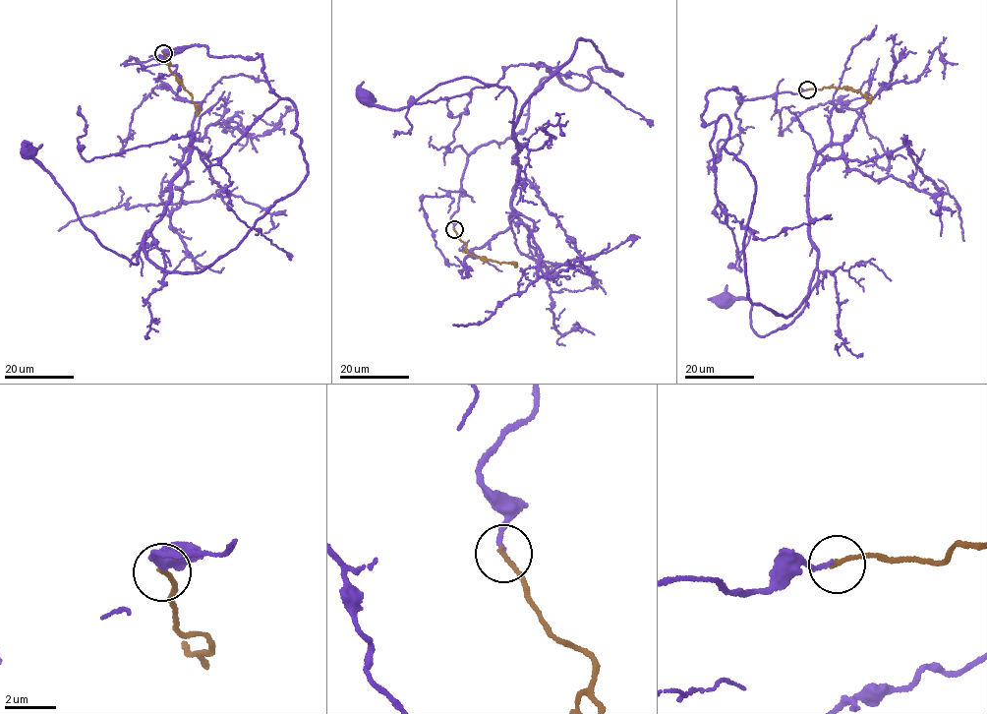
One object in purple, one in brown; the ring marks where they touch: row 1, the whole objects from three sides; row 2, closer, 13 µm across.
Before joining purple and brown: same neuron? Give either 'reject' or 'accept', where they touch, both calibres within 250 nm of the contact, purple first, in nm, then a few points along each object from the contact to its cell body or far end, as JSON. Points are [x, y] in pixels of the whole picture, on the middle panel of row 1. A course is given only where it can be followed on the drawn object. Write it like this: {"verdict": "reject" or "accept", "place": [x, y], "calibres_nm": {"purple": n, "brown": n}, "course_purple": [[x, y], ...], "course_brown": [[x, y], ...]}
{"verdict": "accept", "place": [454, 229], "calibres_nm": {"purple": 180, "brown": 170}, "course_purple": [[454, 229], [541, 80], [623, 75], [578, 40], [513, 127], [472, 79], [366, 97]], "course_brown": [[454, 229], [466, 244], [468, 253], [493, 262], [517, 263]]}

